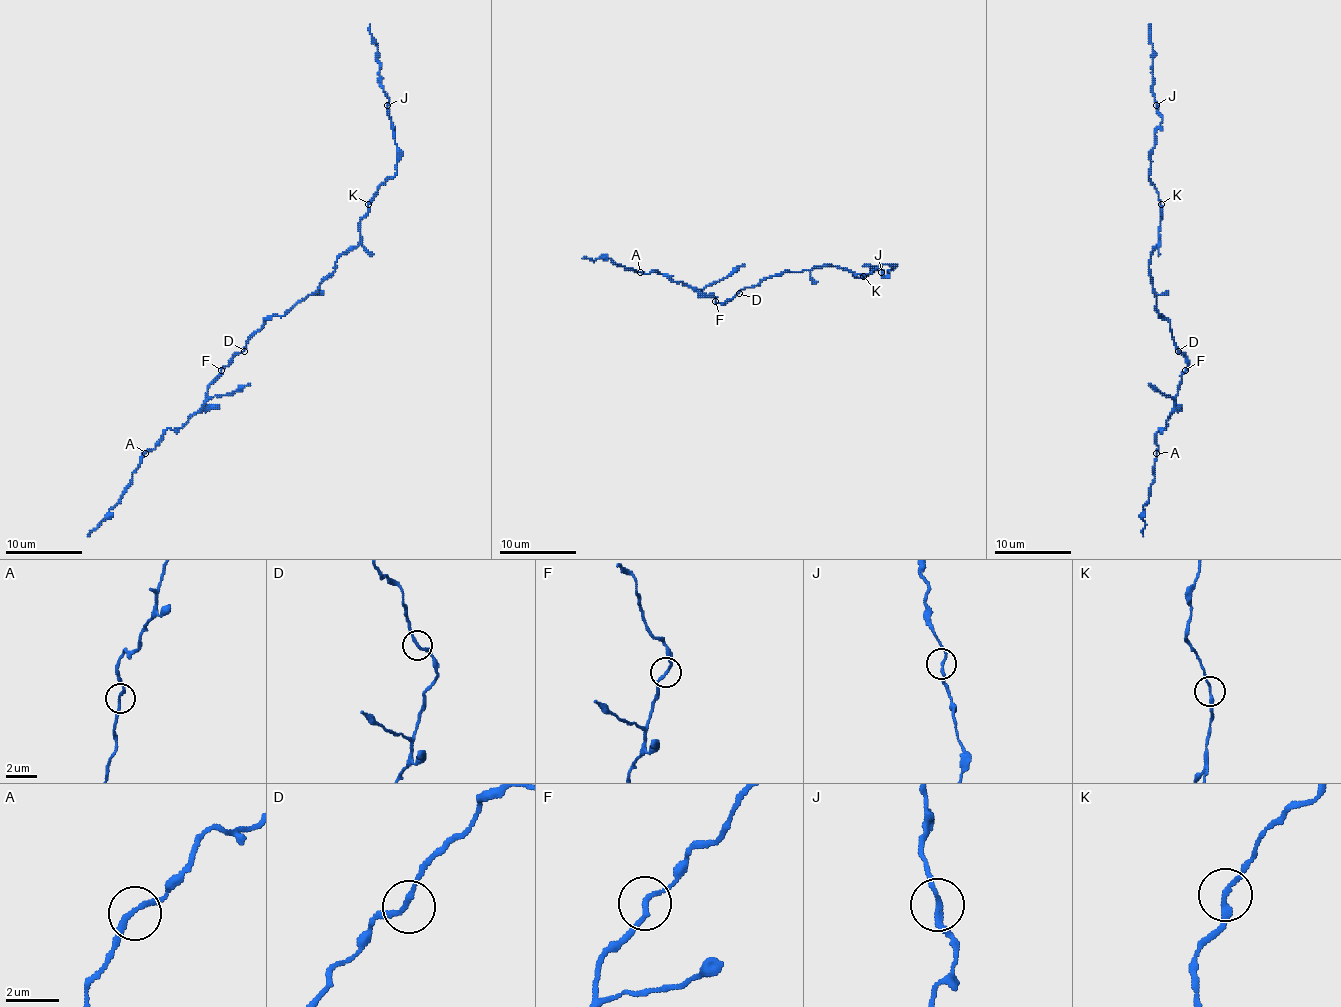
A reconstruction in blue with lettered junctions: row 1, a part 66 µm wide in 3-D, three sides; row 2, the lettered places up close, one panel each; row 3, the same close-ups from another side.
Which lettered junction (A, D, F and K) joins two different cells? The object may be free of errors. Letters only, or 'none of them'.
none of them

